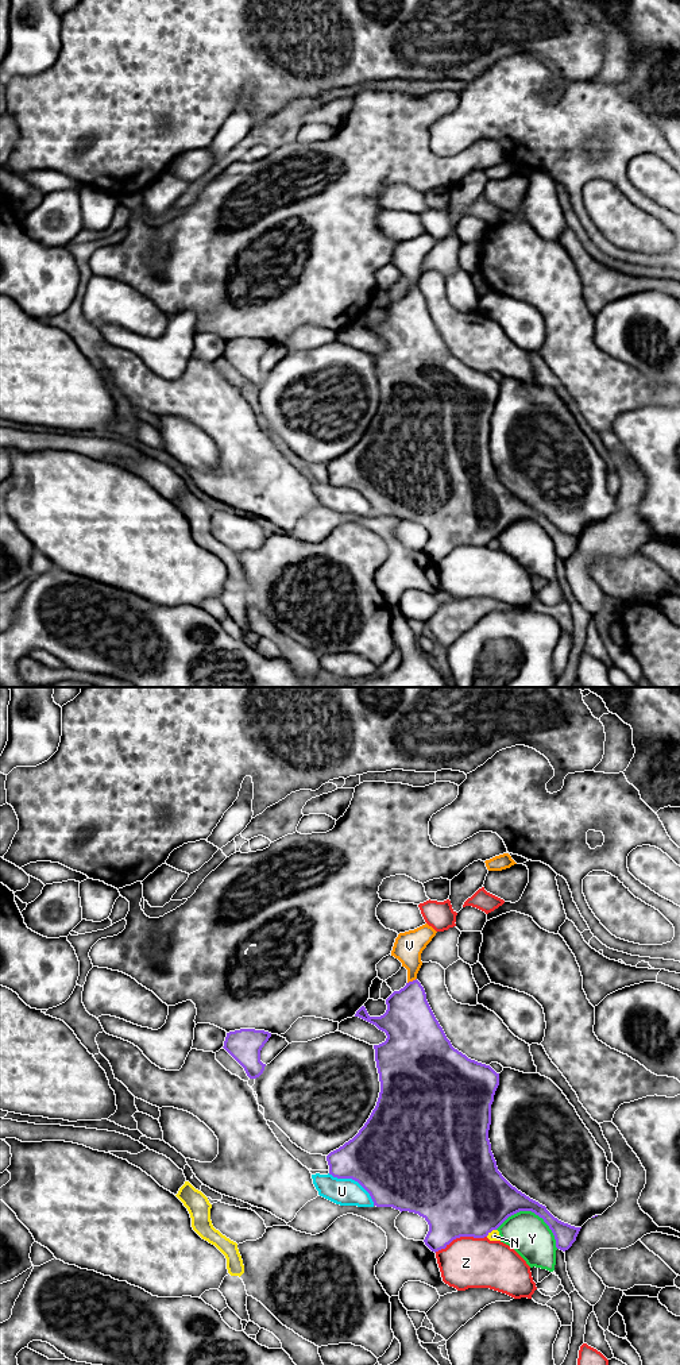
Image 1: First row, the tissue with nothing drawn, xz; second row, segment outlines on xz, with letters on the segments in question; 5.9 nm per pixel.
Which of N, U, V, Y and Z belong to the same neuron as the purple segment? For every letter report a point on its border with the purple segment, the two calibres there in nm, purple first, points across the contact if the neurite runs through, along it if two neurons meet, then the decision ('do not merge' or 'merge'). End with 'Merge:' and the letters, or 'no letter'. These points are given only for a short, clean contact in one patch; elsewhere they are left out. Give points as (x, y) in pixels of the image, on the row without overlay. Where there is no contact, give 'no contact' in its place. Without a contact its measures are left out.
N: xz (490, 540) | 480/60 nm | do not merge
U: xz (354, 488) | 480/160 nm | do not merge
V: xz (413, 289) | 300/170 nm | do not merge
Y: xz (533, 520) | 280/240 nm | do not merge
Z: xz (460, 544) | 500/300 nm | do not merge
Merge: no letter

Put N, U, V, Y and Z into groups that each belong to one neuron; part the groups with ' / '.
N / U / V / Y / Z

